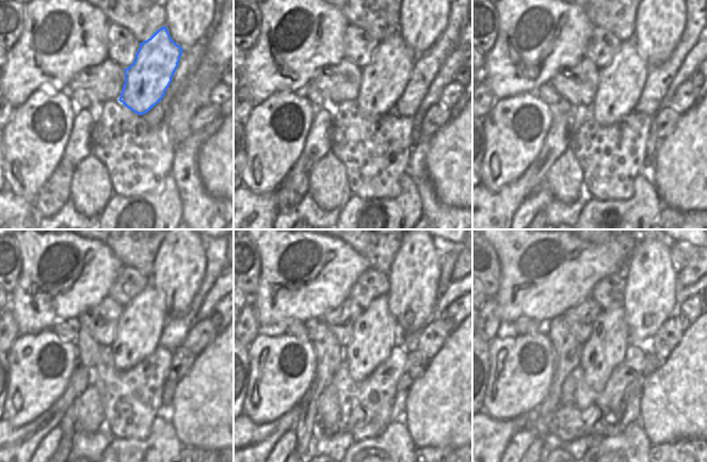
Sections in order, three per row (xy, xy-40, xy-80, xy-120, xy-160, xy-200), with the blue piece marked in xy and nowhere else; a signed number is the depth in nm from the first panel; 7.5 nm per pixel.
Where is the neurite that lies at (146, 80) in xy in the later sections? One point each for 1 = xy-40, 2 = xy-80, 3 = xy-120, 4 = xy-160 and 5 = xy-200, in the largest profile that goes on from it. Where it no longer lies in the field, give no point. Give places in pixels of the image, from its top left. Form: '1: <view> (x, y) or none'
1: xy-40 (384, 79)
2: xy-80 (621, 82)
3: xy-120 (141, 323)
4: xy-160 (375, 333)
5: xy-200 (606, 347)

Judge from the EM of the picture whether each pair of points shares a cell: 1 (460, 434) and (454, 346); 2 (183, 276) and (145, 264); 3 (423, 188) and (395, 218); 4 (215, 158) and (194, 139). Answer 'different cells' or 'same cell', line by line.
1: same cell
2: different cells
3: different cells
4: different cells

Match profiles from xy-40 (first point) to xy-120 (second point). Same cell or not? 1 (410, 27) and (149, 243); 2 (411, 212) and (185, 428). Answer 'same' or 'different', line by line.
1: different
2: different

